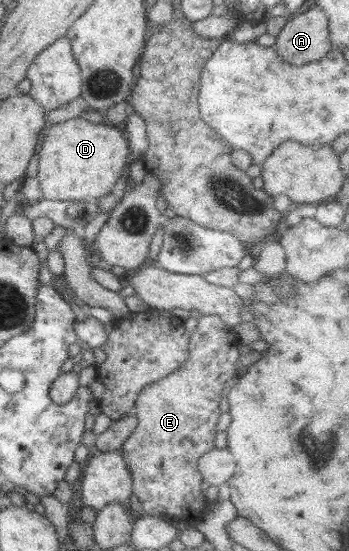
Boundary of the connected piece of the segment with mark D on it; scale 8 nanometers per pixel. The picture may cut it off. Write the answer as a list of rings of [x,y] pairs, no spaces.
[[[81,117],[51,125],[38,153],[38,175],[43,197],[58,201],[86,201],[105,196],[122,177],[132,160],[129,143],[121,131]]]

